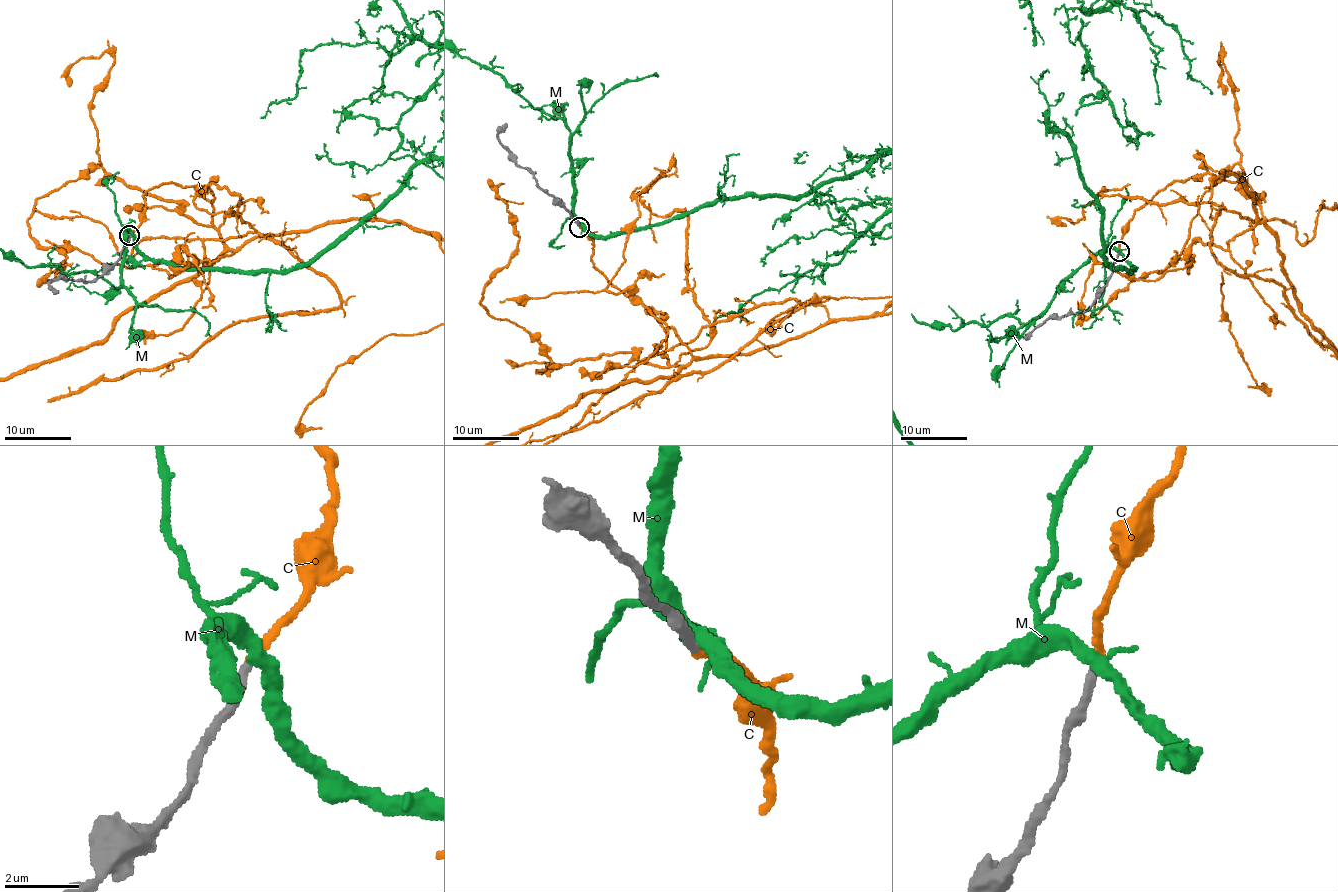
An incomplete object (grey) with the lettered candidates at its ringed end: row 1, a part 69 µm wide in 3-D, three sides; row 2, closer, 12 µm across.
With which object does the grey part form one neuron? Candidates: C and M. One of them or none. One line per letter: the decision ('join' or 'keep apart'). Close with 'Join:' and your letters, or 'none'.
C: join
M: keep apart
Join: C

